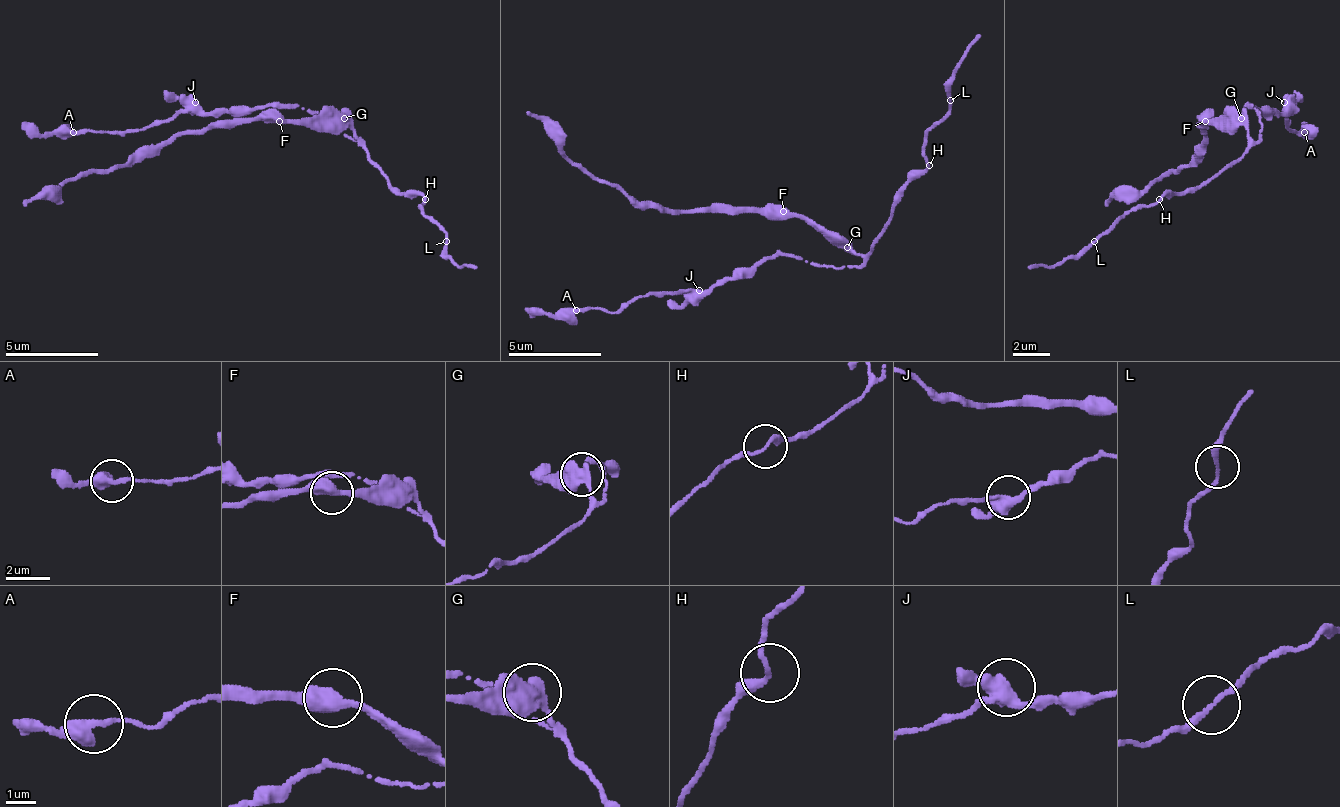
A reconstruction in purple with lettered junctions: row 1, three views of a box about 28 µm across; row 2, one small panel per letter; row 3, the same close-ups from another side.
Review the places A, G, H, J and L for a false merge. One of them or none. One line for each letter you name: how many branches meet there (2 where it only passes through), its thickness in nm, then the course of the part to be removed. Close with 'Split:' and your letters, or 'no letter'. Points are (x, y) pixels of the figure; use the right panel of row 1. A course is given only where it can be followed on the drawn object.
G: Branches: 2. Thickness 500 nm. Course of the part to remove: (1242, 116), (1205, 121), (1200, 154), (1181, 168), (1172, 168), (1106, 205)
Split: G

